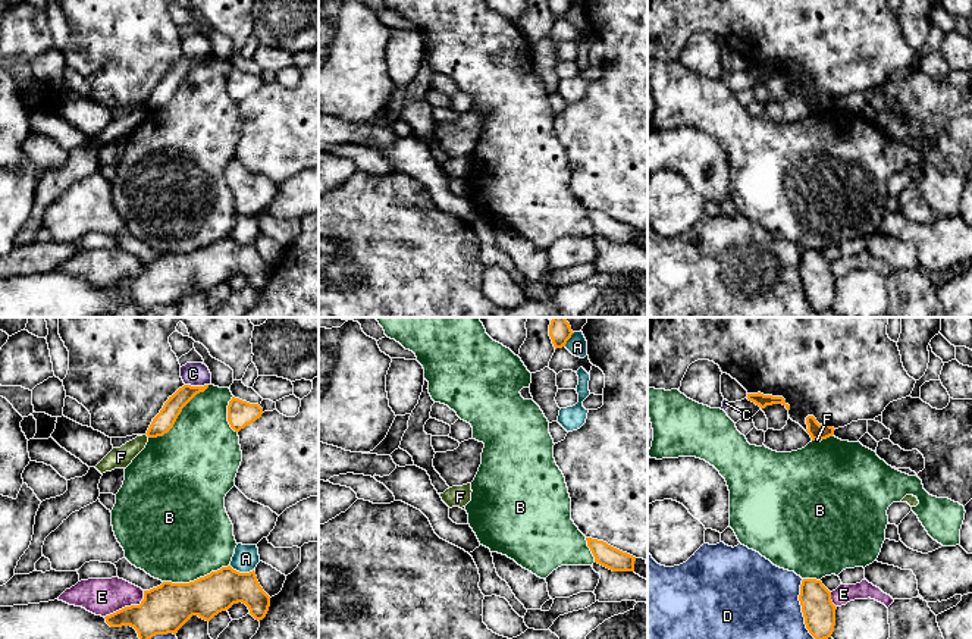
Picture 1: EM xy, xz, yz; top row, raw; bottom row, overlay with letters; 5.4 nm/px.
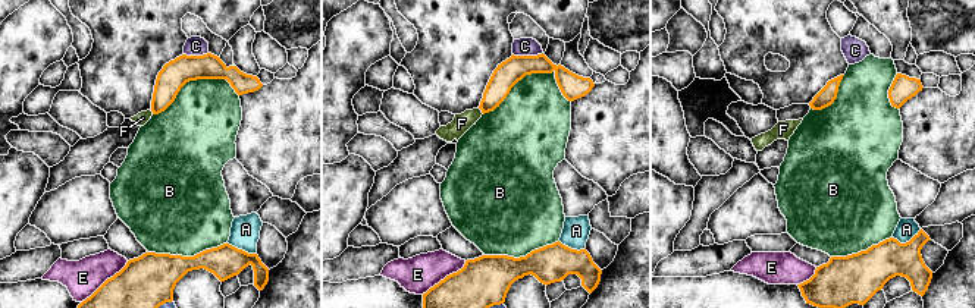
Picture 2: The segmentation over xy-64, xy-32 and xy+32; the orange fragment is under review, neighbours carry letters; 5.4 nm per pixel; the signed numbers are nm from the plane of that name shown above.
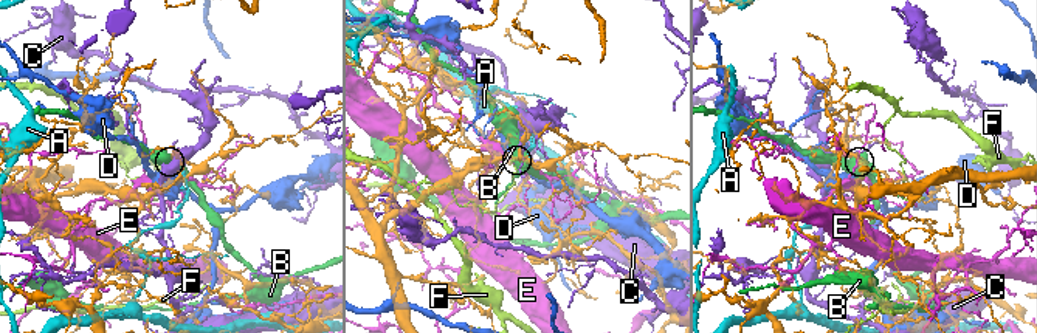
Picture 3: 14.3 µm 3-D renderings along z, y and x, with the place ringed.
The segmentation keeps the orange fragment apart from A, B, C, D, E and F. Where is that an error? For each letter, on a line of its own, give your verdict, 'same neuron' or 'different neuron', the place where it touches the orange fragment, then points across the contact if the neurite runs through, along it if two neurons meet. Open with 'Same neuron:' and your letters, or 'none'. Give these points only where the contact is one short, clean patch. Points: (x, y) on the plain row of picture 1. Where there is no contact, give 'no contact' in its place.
Same neuron: none
A: different neuron; contact xy (241, 244)
B: different neuron; contact xy (178, 85)
C: different neuron; contact xy (197, 58)
D: different neuron; contact yz (803, 285); border yz (802, 250), (799, 272), (805, 298), (817, 310), (827, 310)
E: different neuron; contact xy (128, 278)
F: different neuron; contact xy (147, 106)

